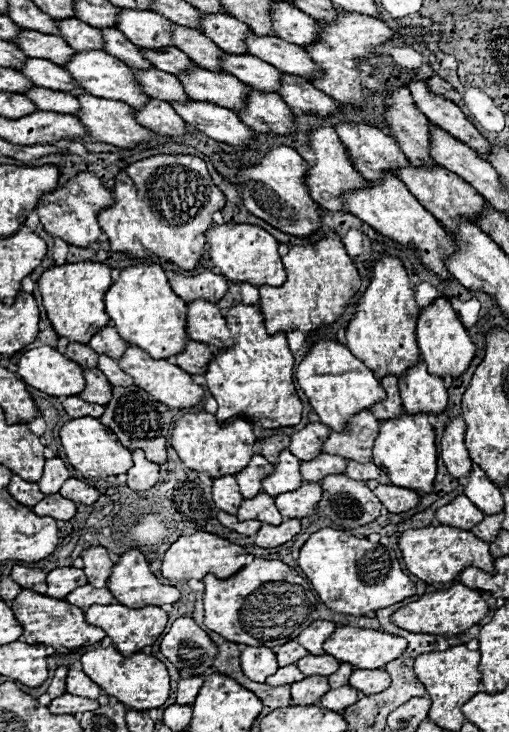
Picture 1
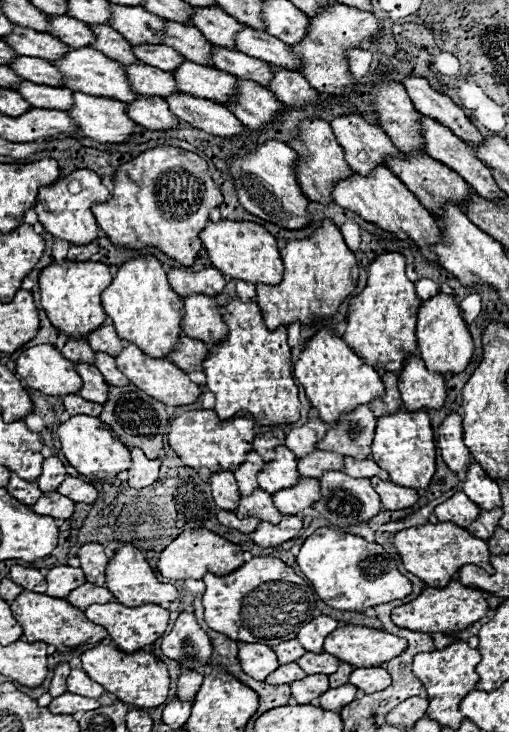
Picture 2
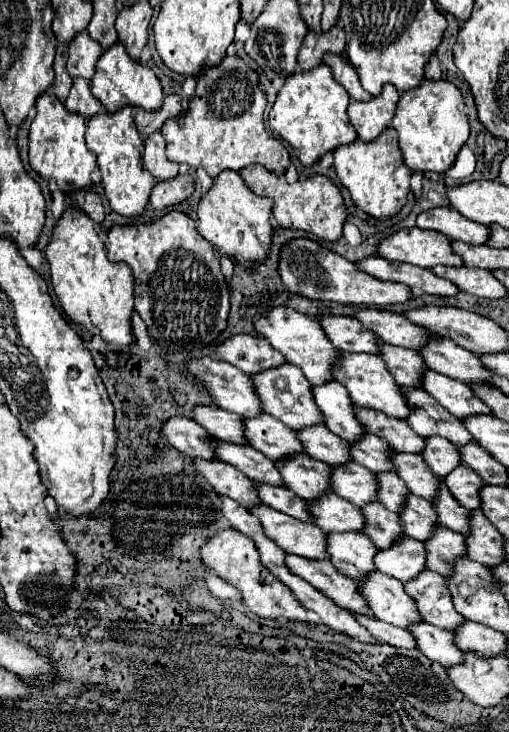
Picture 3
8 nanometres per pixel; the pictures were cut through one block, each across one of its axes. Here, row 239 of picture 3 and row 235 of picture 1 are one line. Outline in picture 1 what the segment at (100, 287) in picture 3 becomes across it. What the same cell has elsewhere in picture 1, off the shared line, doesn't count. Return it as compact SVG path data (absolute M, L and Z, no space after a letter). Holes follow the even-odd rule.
M80 172L80 174L76 174L76 178L72 182L68 180L64 186L58 186L54 192L42 194L36 204L36 212L40 216L44 230L50 236L62 238L64 242L80 246L80 248L88 248L94 242L98 242L98 238L102 234L96 214L98 214L98 210L102 210L110 204L112 204L112 194L104 188L102 180L98 176L94 176L92 172Z

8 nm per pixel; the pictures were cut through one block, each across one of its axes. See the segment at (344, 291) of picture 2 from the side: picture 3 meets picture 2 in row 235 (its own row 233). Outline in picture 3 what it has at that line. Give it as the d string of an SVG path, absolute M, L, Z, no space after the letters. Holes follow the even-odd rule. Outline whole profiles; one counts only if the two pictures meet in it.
M250 164L250 166L242 168L240 176L244 178L244 182L248 184L248 188L254 194L270 196L274 200L272 214L280 226L306 230L322 240L338 240L342 236L342 224L346 220L344 198L340 194L340 188L328 176L314 174L306 180L296 180L290 184L284 178L284 174L274 174L260 164Z

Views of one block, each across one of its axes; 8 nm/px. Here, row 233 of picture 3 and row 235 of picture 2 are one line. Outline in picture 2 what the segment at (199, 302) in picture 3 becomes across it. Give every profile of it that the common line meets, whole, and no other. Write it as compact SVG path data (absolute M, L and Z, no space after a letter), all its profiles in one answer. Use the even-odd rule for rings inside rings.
M160 144L156 148L148 148L146 152L138 154L134 160L124 162L114 172L114 190L110 192L106 202L98 202L92 212L96 214L98 226L108 234L108 238L116 246L126 246L130 250L142 252L146 246L158 248L170 258L178 260L184 266L192 266L194 258L198 256L198 250L202 248L202 240L198 238L200 230L208 222L210 208L216 208L222 204L222 192L212 182L208 174L208 164L194 152L174 148Z

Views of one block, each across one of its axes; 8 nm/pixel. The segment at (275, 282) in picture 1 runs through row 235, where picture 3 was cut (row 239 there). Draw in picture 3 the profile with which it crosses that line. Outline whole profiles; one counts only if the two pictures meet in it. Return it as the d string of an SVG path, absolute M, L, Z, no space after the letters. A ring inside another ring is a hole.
M224 170L198 204L198 232L218 248L220 254L244 264L262 262L272 242L272 200L256 196L238 172Z

